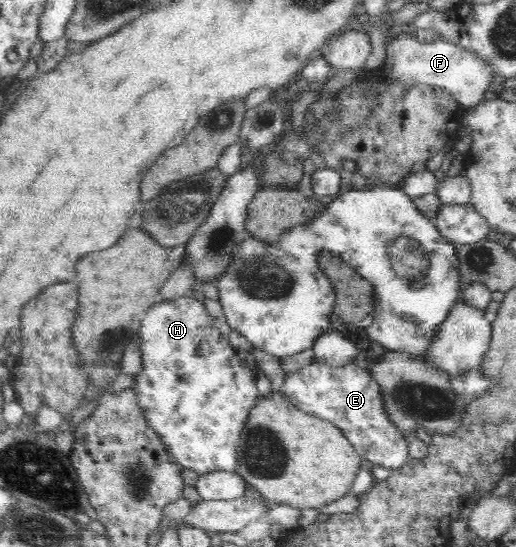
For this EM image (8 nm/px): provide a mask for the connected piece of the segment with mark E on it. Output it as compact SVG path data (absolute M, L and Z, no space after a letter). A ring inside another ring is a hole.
M315 361L287 374L282 391L289 402L302 412L335 424L365 463L390 470L406 466L409 443L389 419L383 407L381 387L365 366L354 362L343 366L329 366Z

